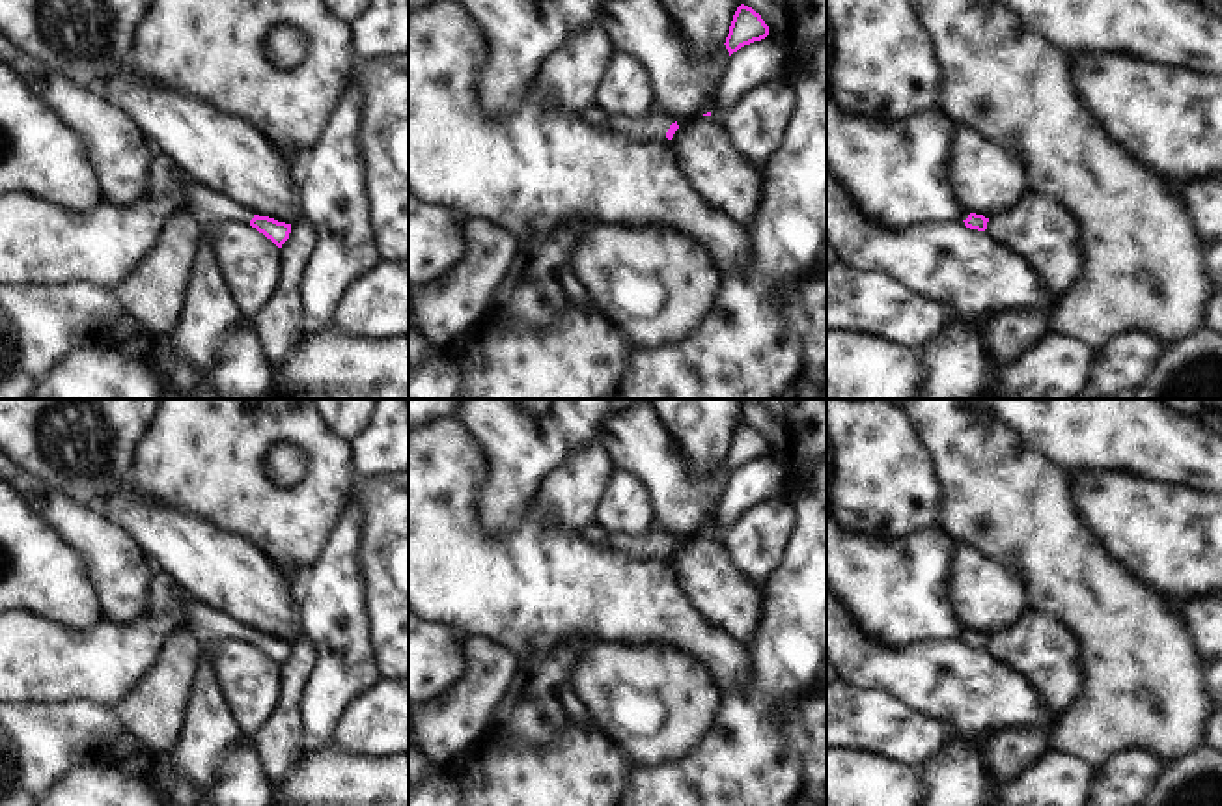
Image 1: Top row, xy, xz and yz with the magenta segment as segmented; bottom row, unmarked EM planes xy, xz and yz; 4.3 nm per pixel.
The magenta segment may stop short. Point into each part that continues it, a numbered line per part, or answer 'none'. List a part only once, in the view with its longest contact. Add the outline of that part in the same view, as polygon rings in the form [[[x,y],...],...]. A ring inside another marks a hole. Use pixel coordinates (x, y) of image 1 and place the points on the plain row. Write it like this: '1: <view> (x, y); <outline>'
1: xz (652, 545); [[[653,522],[640,535],[623,535],[623,534],[606,534],[603,532],[603,541],[610,545],[614,550],[619,550],[634,560],[644,562],[666,562],[666,550],[675,537],[664,534],[662,528]]]

